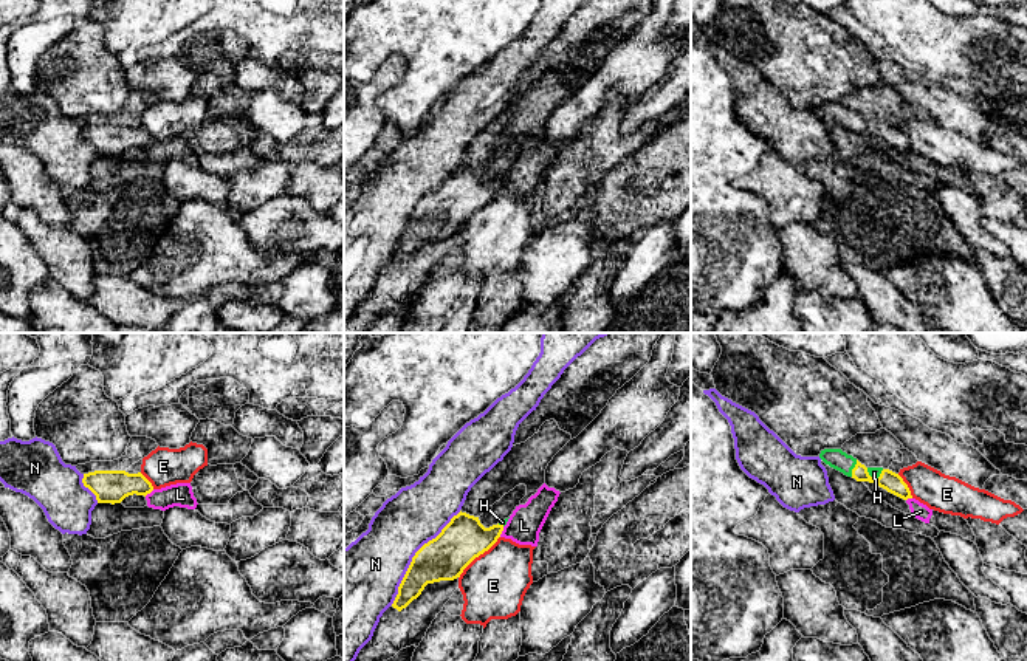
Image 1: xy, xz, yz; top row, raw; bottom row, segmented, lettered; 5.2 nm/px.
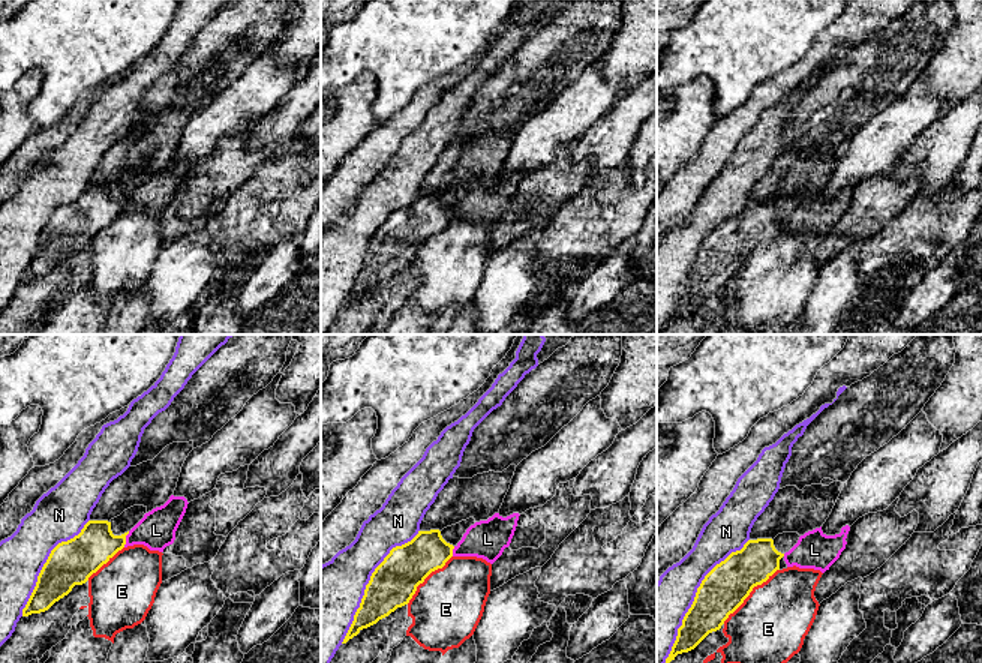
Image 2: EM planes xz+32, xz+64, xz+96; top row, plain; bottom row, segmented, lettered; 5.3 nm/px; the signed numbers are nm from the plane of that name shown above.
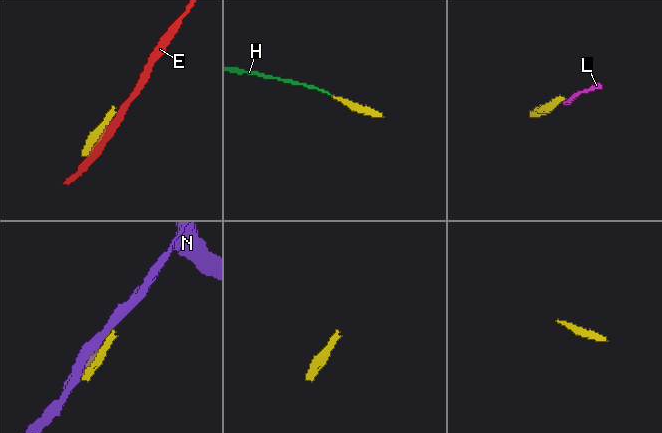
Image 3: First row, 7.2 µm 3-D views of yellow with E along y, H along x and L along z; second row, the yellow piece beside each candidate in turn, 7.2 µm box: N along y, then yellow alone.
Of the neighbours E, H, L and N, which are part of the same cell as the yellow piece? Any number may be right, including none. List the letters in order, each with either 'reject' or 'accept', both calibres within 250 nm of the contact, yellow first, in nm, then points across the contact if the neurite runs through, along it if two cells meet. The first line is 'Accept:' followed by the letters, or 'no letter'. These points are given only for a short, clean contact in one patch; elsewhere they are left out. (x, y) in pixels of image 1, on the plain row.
Accept: H
E: reject | 240/340 nm
H: accept | 80/60 nm | across yz (860, 126), (872, 133), (874, 126)
L: reject | 240/180 nm | along xz (504, 180), (499, 189)
N: reject | 240/340 nm

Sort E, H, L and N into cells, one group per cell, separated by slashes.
E / H / L / N

